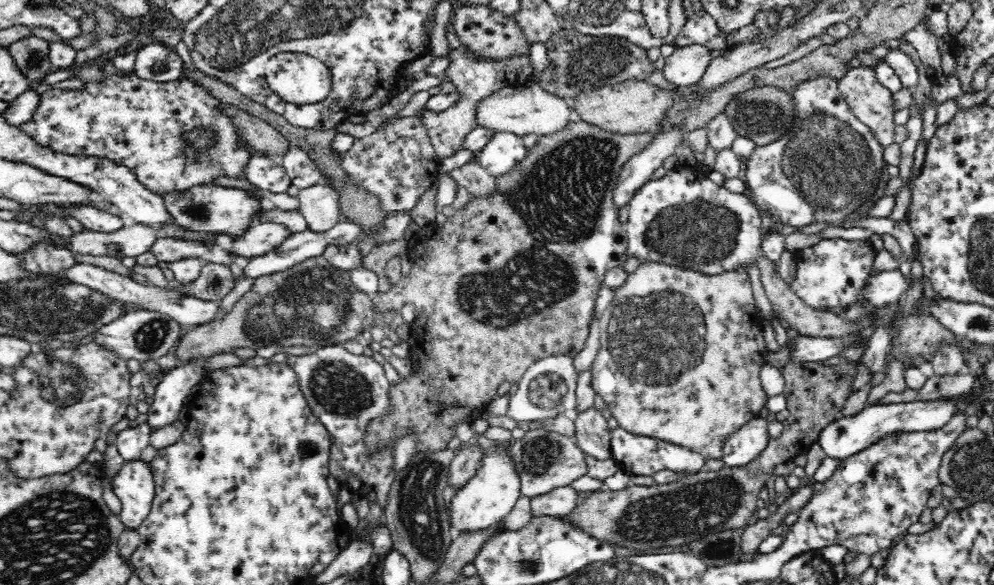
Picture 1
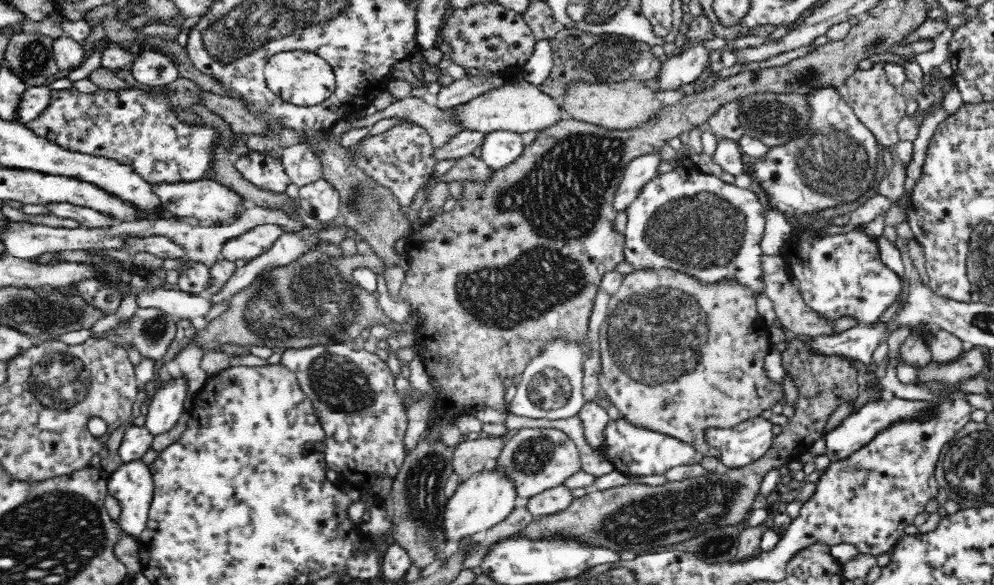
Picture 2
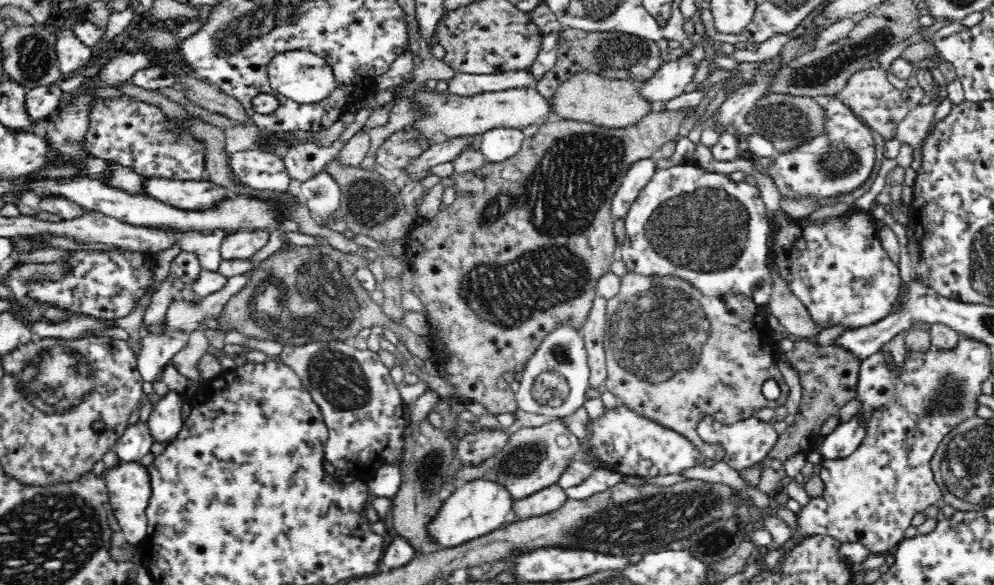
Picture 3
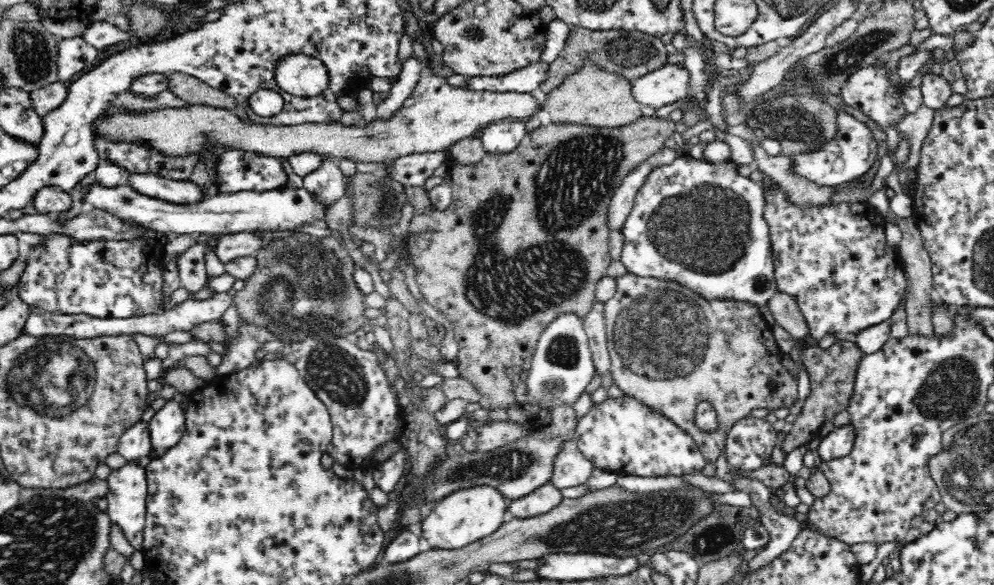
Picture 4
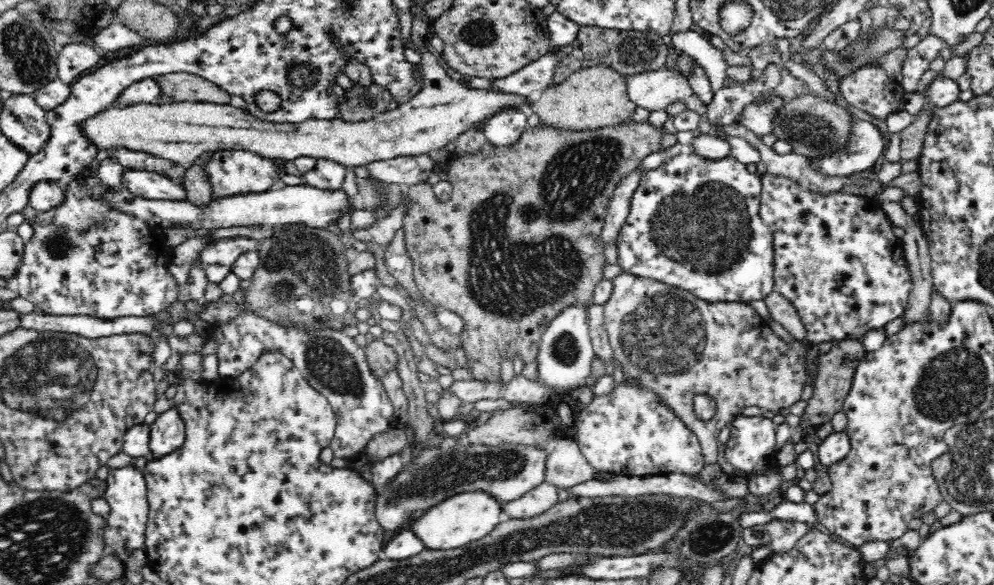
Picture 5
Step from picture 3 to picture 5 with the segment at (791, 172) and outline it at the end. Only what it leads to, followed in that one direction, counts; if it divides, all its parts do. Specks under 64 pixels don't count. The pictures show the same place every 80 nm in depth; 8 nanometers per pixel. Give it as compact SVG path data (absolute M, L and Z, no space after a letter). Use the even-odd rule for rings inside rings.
M857 122L852 135L851 142L842 153L811 162L824 173L854 175L858 179L884 154L889 141L882 134L880 126L872 122Z

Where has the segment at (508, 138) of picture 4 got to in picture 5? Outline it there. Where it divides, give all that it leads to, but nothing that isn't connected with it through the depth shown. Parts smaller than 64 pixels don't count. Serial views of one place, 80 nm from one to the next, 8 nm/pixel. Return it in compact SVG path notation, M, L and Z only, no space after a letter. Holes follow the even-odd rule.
M508 106L485 120L483 127L487 141L492 142L493 146L512 146L518 142L528 127L527 114L523 110L519 106Z

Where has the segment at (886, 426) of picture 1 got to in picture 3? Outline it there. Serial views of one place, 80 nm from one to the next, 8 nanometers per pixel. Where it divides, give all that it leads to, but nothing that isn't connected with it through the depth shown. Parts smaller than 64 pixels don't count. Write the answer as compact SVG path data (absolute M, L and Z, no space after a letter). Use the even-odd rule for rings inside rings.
M859 415L854 416L848 422L842 422L824 437L824 442L820 447L815 448L823 459L836 460L846 458L856 450L859 442L863 439L863 424L858 419Z

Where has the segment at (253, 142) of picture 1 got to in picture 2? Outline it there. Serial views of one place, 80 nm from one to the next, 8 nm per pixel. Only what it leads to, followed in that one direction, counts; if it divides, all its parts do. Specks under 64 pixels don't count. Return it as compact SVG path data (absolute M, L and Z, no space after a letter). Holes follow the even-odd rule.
M200 89L200 101L210 112L222 117L231 126L233 133L270 134L271 132L264 121L248 111L242 101L239 102L236 98Z

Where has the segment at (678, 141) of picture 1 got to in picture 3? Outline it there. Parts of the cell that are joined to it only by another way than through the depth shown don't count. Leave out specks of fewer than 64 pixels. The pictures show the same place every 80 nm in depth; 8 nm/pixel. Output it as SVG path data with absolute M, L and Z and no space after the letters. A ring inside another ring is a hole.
M643 159L630 166L630 170L623 176L622 182L611 200L610 211L613 222L627 218L630 206L636 200L642 187L650 182L656 169L656 164L652 159Z

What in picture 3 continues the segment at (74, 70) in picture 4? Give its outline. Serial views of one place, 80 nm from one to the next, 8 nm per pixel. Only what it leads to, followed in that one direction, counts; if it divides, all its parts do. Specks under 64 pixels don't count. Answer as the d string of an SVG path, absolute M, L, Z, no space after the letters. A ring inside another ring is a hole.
M73 32L57 37L56 52L60 73L71 75L86 68L86 64L96 55L96 50L86 46Z

